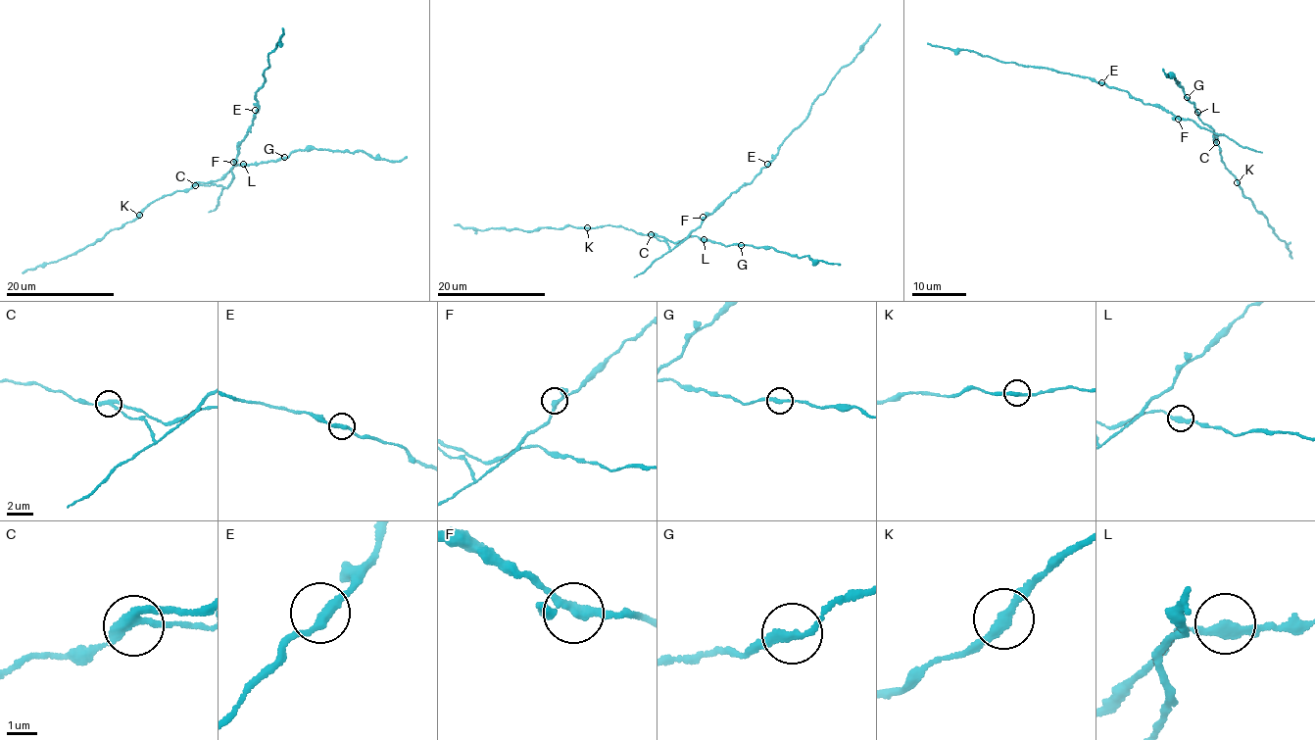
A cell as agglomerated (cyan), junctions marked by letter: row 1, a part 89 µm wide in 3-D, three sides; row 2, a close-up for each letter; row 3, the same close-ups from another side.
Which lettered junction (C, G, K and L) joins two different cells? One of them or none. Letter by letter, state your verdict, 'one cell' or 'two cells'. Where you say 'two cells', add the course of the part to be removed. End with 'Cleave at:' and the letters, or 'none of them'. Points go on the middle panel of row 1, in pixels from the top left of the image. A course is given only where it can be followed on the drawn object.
C: two cells | (651, 234), (673, 250), (730, 194), (753, 180), (803, 122), (835, 74), (852, 61), (880, 24)
G: one cell
K: one cell
L: one cell
Cleave at: C

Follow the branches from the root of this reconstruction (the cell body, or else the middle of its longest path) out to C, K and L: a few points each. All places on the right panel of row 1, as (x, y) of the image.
C: (1191, 120), (1221, 134), (1216, 136), (1216, 143)
K: (1191, 120), (1221, 134), (1216, 141), (1221, 148), (1220, 155), (1237, 182)
L: (1191, 120), (1222, 135), (1212, 132), (1213, 129), (1200, 121), (1197, 112)

